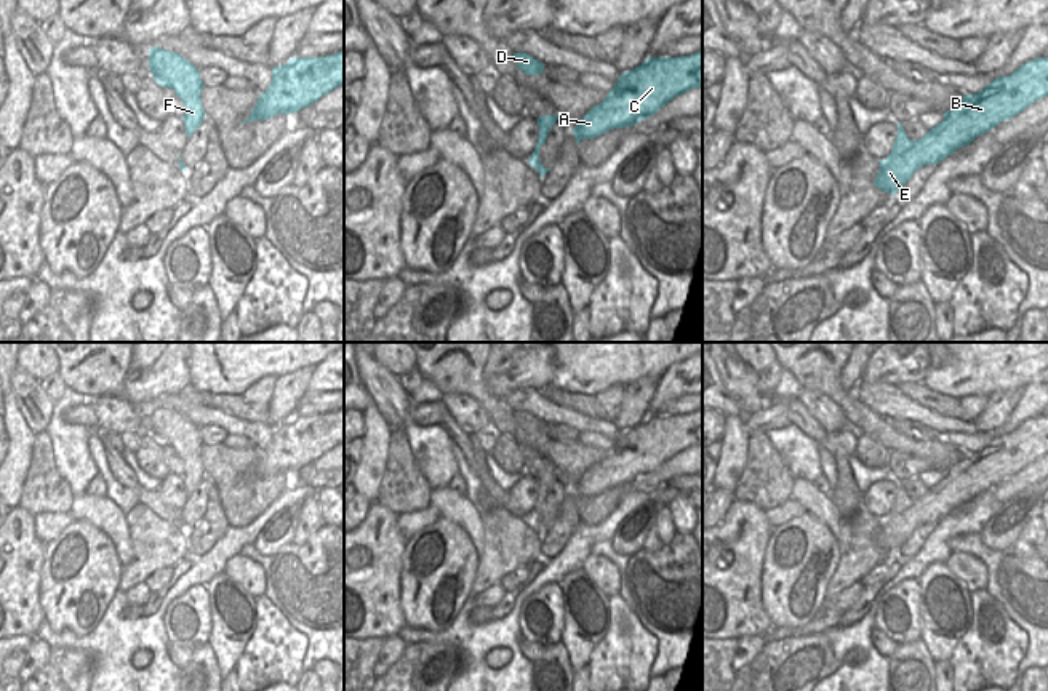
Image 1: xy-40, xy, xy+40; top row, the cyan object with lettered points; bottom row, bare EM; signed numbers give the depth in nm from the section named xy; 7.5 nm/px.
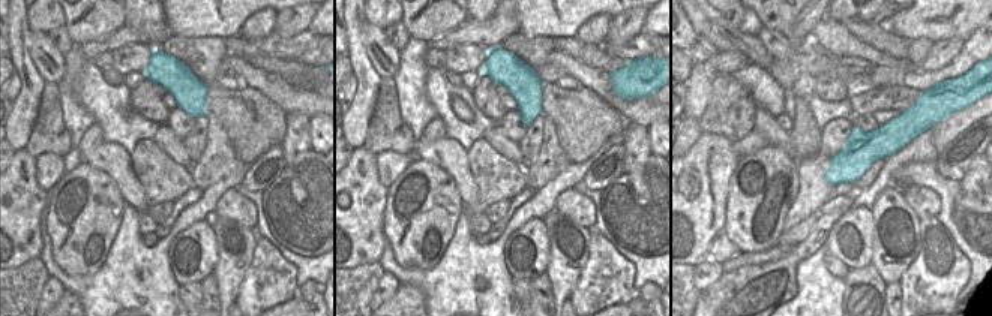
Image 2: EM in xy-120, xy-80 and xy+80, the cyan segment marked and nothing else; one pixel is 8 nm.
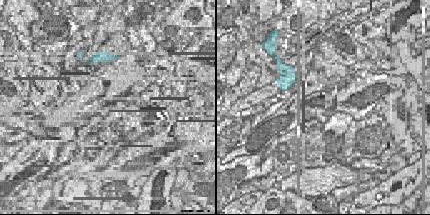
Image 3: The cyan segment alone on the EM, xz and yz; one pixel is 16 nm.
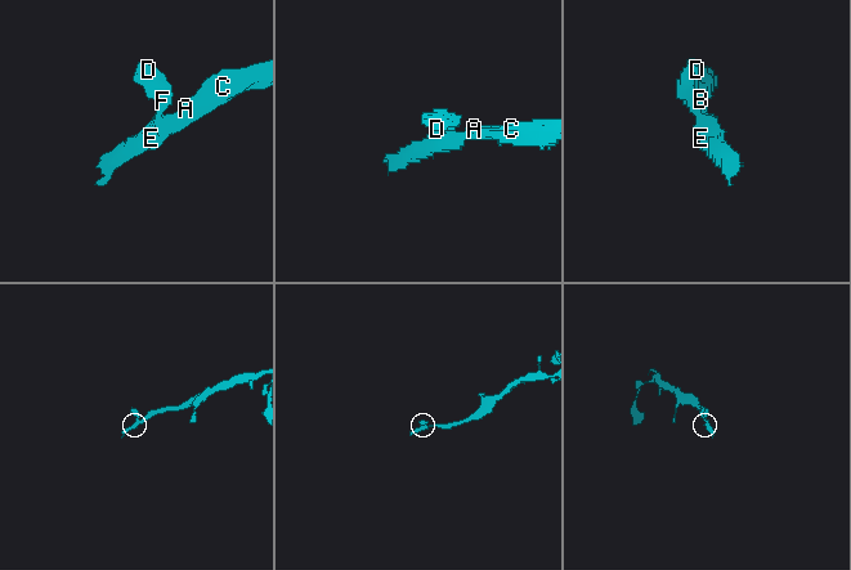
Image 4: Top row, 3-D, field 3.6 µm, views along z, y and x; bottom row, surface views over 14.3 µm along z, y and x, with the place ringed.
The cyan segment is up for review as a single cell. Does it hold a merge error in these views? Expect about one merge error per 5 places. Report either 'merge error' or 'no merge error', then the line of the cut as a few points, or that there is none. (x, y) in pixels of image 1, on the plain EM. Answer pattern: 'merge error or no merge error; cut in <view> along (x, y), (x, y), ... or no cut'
no merge error; no cut

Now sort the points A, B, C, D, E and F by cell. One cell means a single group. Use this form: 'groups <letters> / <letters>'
groups A B C D E F

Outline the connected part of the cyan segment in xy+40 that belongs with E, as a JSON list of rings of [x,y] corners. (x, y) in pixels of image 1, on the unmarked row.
[[[1037,416],[1011,433],[997,435],[984,448],[965,453],[962,461],[947,469],[944,478],[918,499],[910,499],[902,481],[898,481],[893,509],[885,518],[878,518],[880,528],[874,542],[896,553],[918,526],[938,523],[1045,454],[1048,454],[1048,416]]]

